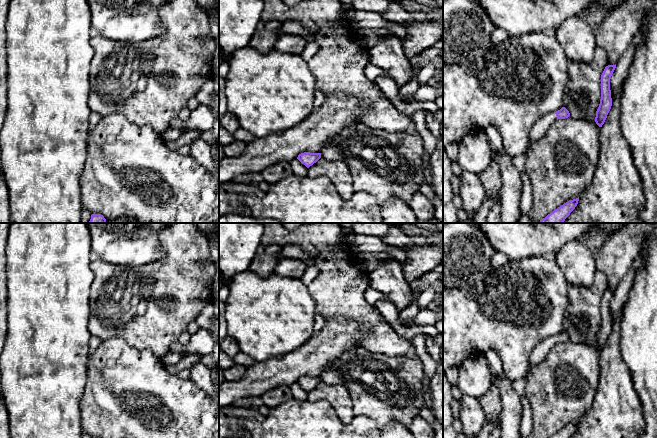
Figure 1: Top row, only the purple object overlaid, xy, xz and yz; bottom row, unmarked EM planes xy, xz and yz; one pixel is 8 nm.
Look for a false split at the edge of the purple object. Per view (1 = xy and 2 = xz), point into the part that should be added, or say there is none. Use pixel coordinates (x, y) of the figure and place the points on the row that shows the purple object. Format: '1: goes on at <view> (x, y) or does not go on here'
1: does not go on here
2: does not go on here

